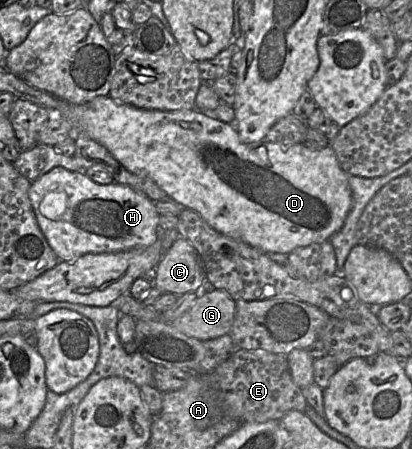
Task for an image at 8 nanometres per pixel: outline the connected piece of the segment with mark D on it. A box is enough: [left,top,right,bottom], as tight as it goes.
[60,95,352,254]

